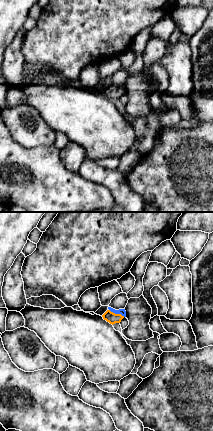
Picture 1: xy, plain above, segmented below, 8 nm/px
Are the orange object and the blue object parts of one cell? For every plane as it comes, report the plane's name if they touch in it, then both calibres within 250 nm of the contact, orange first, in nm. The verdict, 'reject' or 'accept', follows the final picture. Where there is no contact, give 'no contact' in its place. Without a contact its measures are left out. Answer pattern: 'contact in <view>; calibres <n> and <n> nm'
contact in xy; calibres 90 and 50 nm

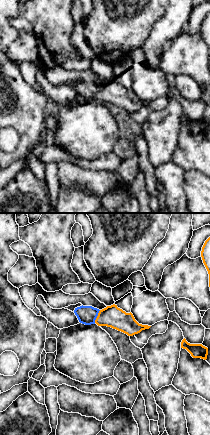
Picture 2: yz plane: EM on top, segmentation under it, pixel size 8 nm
contact in yz; calibres 170 and 150 nm

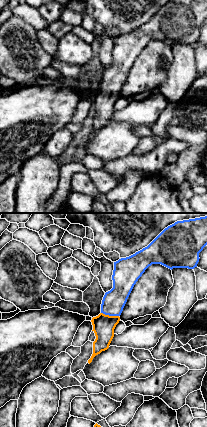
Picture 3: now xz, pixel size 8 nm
contact in xz; calibres 180 and 180 nm

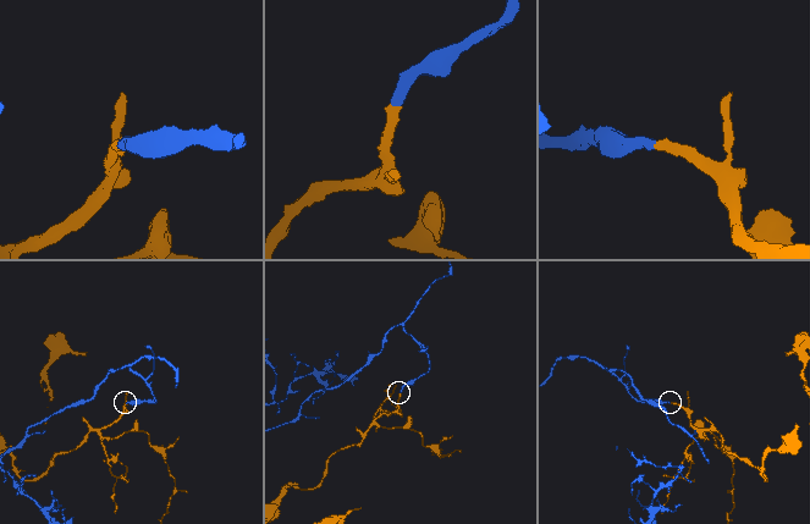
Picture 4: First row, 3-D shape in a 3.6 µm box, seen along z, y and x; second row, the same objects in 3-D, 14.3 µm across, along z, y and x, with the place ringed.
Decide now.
accept

